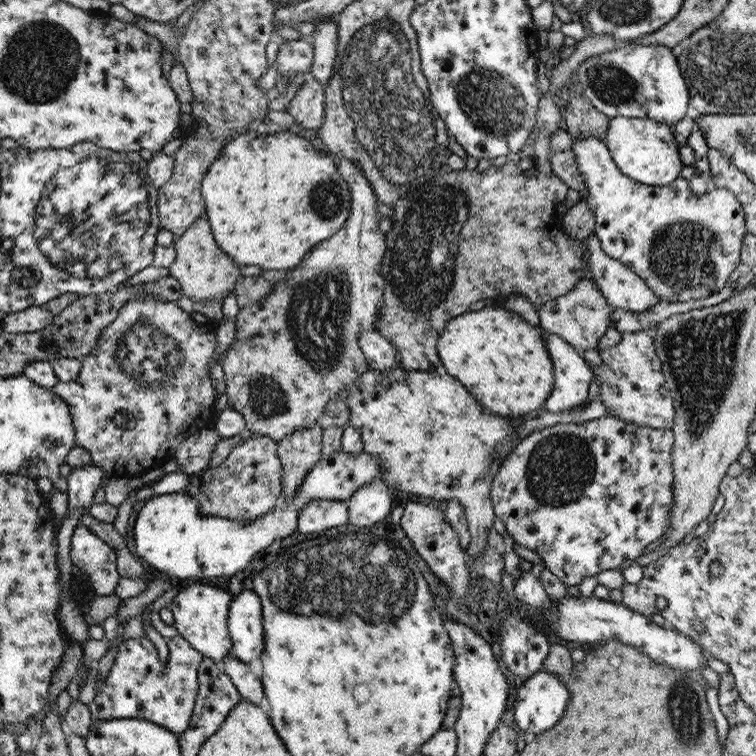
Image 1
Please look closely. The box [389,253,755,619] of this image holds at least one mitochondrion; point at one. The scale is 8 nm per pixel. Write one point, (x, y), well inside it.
(701, 353)

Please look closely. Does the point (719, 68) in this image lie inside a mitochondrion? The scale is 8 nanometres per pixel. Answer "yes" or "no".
yes

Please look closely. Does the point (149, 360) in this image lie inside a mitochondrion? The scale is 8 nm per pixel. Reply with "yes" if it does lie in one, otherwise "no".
yes

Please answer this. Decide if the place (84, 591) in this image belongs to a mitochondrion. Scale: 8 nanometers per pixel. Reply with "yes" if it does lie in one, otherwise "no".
no

